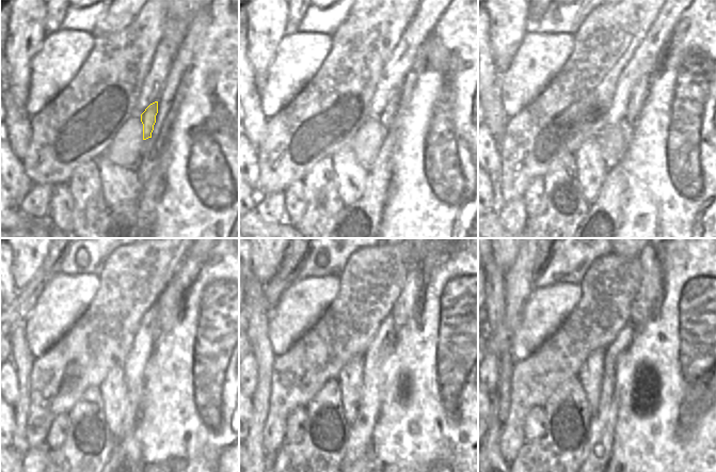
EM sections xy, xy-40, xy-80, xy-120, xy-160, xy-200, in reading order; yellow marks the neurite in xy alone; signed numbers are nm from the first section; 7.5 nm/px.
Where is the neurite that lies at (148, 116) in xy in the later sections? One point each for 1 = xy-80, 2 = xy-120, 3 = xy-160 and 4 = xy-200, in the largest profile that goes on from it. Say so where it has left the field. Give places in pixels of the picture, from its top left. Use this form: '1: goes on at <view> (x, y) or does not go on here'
1: goes on at xy-80 (640, 92)
2: goes on at xy-120 (170, 302)
3: goes on at xy-160 (408, 303)
4: goes on at xy-200 (648, 297)

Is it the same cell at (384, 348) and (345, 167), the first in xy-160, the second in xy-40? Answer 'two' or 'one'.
two

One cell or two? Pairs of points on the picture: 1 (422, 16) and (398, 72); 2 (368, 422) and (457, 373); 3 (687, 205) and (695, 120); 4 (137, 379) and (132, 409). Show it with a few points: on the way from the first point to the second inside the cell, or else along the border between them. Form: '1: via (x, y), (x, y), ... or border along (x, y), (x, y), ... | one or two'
1: via (418, 30), (402, 58) | one
2: border along (382, 392), (378, 420), (374, 427), (371, 441) | two
3: via (695, 184), (695, 141) | one
4: via (134, 387), (133, 402) | one

